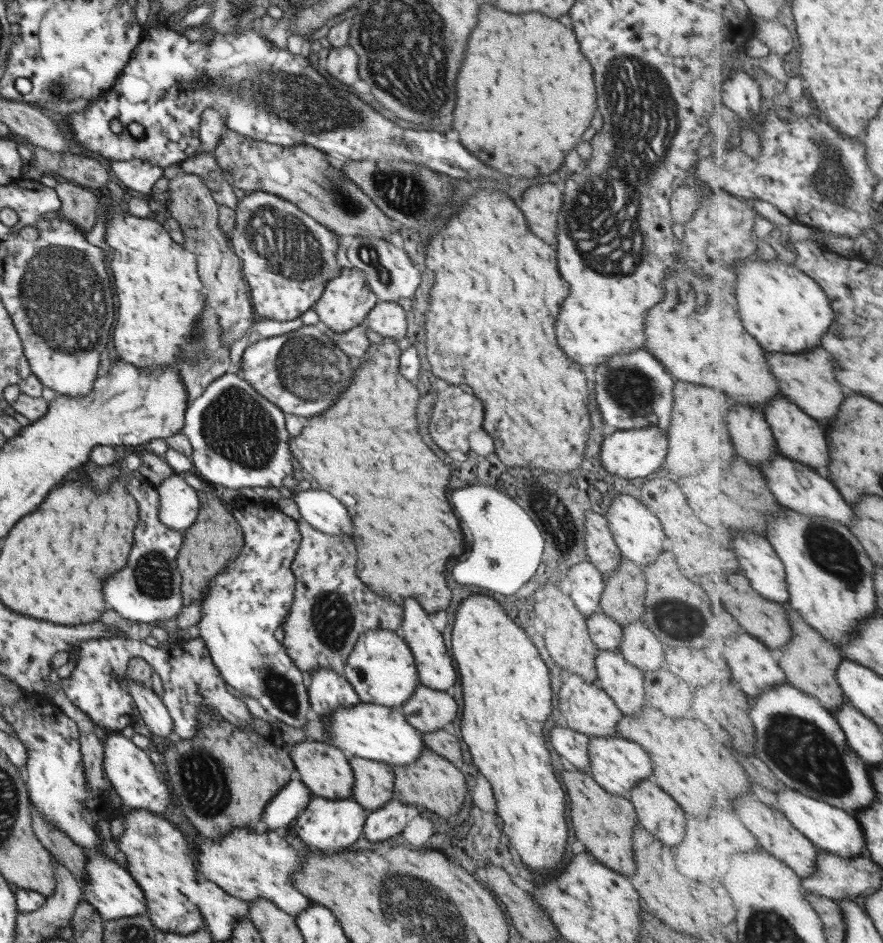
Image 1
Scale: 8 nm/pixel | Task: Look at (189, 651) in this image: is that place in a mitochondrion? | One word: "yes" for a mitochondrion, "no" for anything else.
no

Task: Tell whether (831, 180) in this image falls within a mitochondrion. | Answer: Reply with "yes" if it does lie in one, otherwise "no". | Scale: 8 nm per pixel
yes

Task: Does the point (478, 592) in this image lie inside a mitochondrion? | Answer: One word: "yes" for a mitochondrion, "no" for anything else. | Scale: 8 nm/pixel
no

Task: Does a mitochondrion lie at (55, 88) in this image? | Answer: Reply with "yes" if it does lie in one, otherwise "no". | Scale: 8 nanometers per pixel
yes

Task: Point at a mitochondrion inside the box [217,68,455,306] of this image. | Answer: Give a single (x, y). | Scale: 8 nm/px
(286, 243)

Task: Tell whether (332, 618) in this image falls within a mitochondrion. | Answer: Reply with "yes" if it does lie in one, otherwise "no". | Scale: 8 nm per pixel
yes

